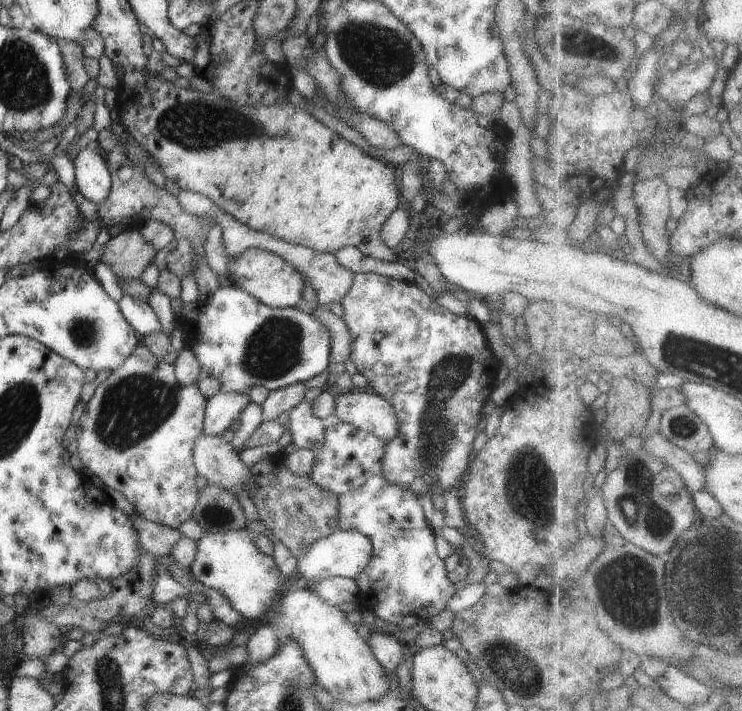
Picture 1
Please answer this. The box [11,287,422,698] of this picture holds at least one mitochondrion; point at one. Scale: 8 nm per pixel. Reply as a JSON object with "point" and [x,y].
{"point":[132,408]}

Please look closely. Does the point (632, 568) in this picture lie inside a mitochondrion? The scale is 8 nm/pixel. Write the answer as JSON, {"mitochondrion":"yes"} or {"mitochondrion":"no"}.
{"mitochondrion":"yes"}

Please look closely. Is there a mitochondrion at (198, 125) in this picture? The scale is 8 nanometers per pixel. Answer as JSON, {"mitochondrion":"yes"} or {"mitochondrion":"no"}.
{"mitochondrion":"yes"}

